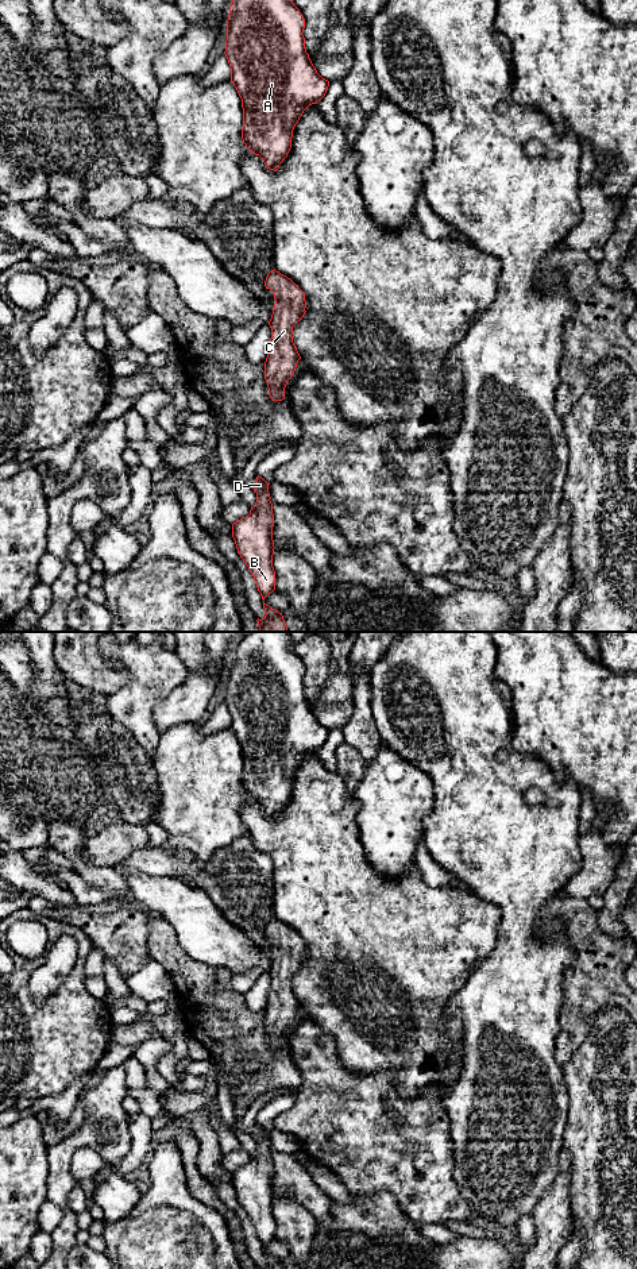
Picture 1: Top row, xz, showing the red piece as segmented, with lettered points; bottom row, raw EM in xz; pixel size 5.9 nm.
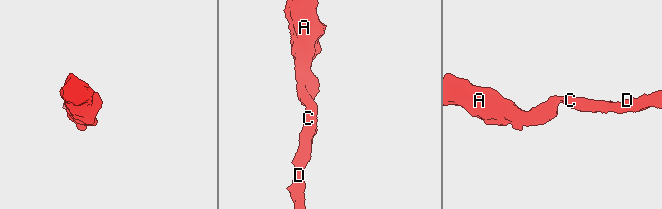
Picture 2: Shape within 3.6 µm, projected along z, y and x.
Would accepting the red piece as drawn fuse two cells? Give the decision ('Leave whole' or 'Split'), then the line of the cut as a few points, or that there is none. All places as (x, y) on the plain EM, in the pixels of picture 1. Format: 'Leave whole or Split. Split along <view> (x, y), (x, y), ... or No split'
Leave whole. No split

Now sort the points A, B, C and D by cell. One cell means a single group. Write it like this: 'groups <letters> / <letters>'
groups A B C D

